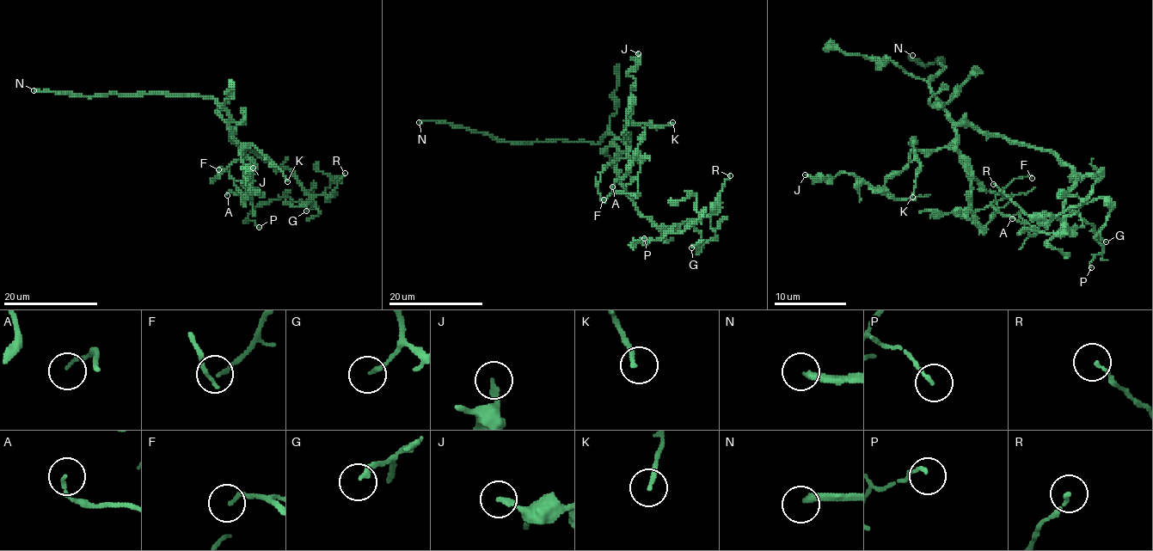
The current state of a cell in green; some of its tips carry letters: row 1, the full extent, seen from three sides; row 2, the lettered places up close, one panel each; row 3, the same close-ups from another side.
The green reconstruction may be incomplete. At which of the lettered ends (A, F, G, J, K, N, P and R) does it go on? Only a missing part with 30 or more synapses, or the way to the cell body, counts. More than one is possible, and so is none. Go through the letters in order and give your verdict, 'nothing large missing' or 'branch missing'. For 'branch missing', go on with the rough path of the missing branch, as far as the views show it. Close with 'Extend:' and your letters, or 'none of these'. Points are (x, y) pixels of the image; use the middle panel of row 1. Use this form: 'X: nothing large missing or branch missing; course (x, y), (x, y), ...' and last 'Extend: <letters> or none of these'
A: nothing large missing
F: nothing large missing
G: nothing large missing
J: nothing large missing
K: nothing large missing
N: branch missing
P: nothing large missing
R: nothing large missing
Extend: N

